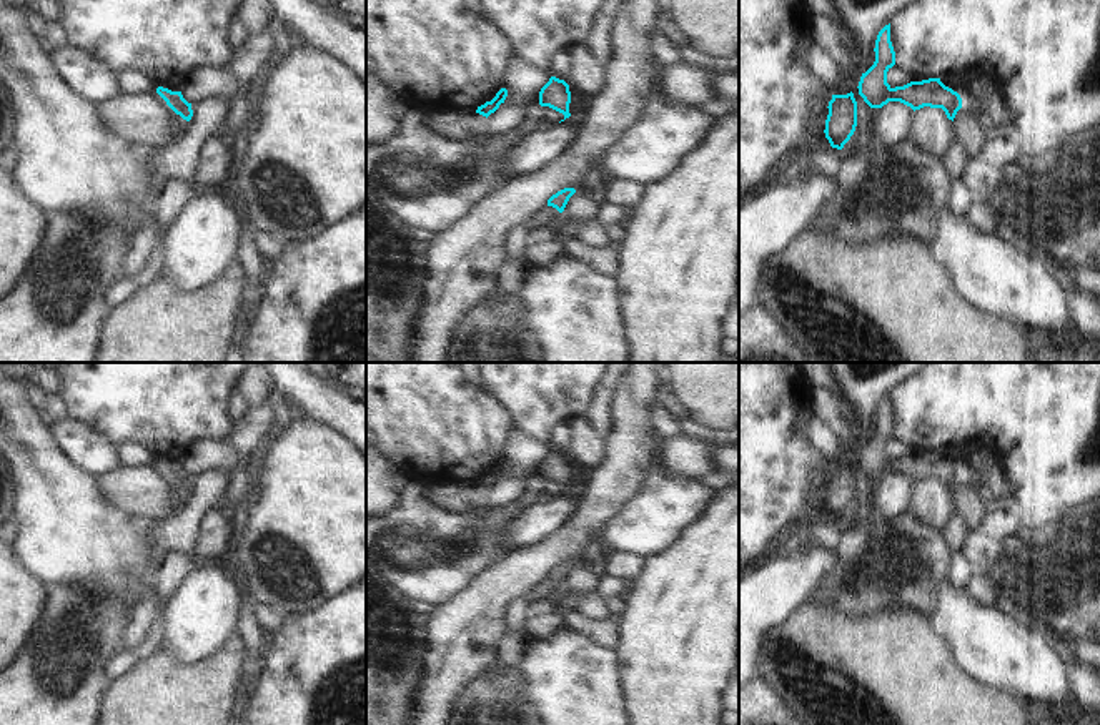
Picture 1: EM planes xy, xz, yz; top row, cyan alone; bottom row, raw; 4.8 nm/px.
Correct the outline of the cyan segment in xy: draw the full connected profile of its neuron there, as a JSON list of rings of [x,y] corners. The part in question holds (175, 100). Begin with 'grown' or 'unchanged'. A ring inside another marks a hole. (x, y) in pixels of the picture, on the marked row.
grown; [[[158,86],[156,93],[173,110],[173,141],[176,141],[188,130],[188,121],[193,116],[191,103],[183,98],[181,91],[171,91],[168,88]]]

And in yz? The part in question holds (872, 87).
grown; [[[890,23],[879,32],[874,52],[875,62],[862,73],[857,86],[870,108],[882,108],[889,101],[900,101],[914,111],[924,106],[942,108],[954,121],[955,140],[964,146],[967,156],[974,158],[982,151],[987,133],[979,125],[977,113],[965,108],[960,95],[945,86],[940,78],[910,81],[895,88],[887,83],[887,72],[895,65]]]

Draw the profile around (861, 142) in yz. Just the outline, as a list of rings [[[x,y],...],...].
[[[852,88],[857,101],[857,126],[850,140],[840,150],[844,155],[857,155],[859,158],[872,163],[875,160],[875,150],[872,145],[872,108],[859,95],[859,88]]]

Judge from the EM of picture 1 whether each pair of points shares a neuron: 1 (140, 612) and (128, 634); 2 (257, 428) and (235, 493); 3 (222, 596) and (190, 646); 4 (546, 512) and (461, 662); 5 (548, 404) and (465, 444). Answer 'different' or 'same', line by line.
1: same
2: same
3: same
4: different
5: different

